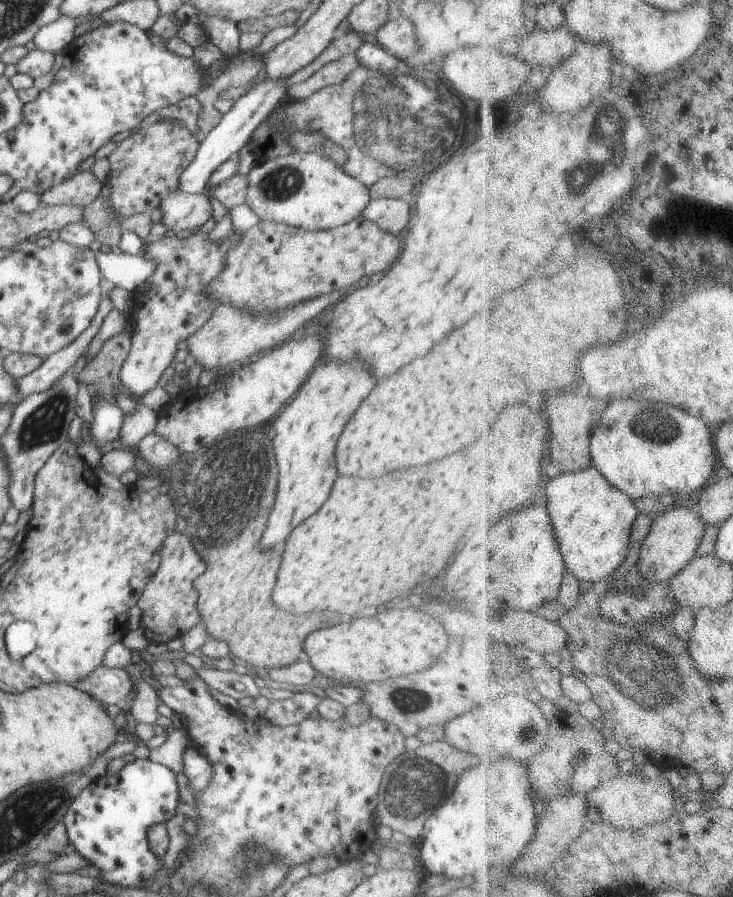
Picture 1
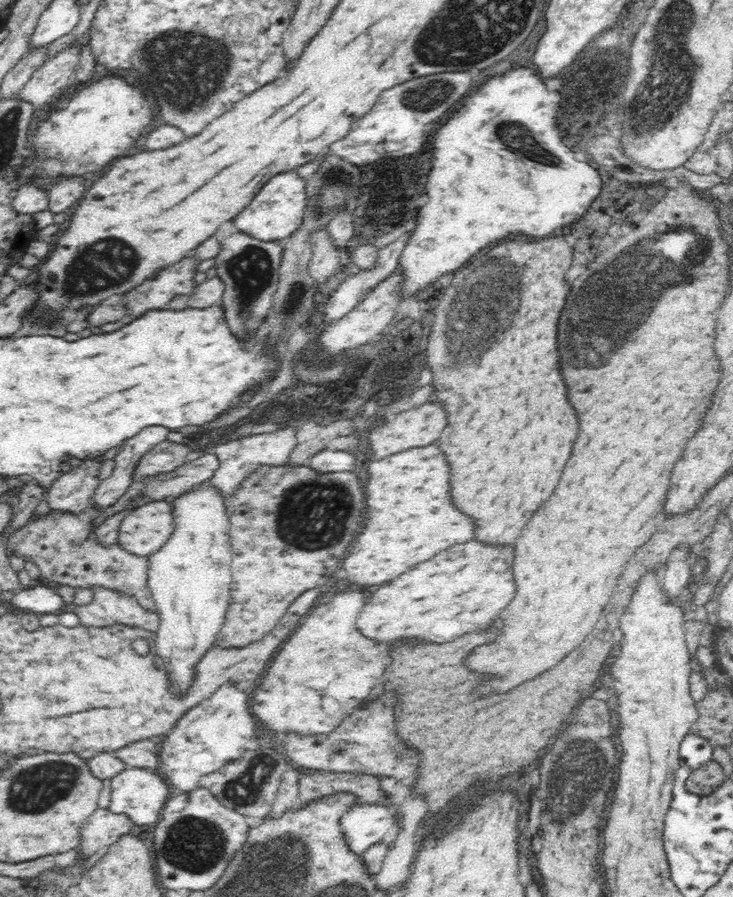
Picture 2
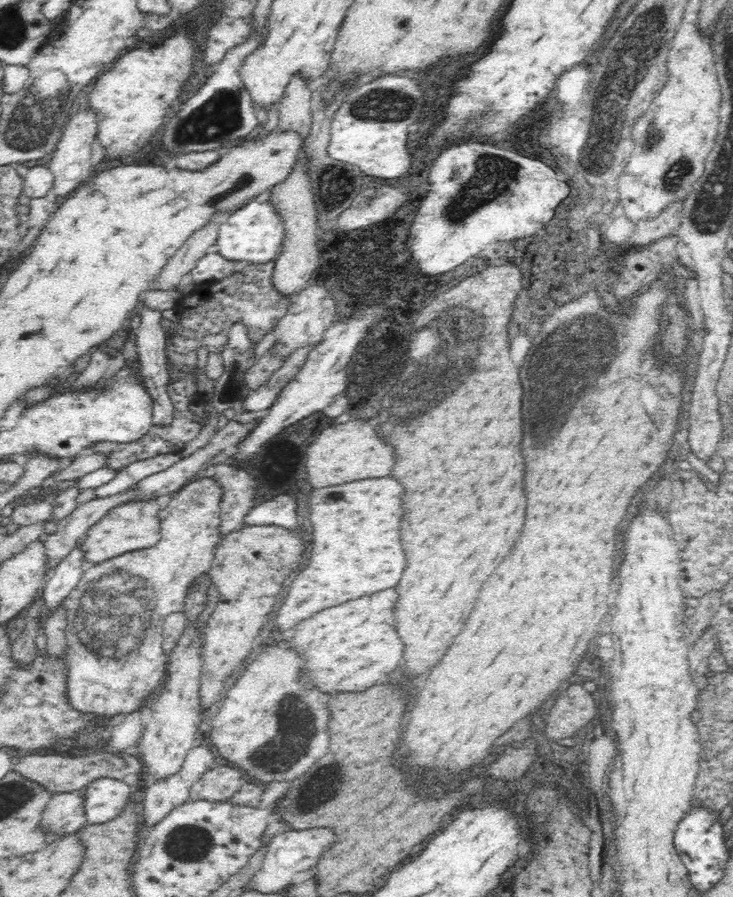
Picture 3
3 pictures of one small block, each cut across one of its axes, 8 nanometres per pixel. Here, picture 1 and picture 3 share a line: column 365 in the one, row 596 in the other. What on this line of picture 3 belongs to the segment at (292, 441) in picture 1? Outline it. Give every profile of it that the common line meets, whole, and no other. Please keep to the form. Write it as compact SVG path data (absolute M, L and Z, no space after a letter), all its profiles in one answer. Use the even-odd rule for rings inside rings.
M390 588L342 606L334 606L298 624L292 648L306 658L306 678L322 692L360 692L378 684L404 656L404 644L396 634L394 606L398 588Z

